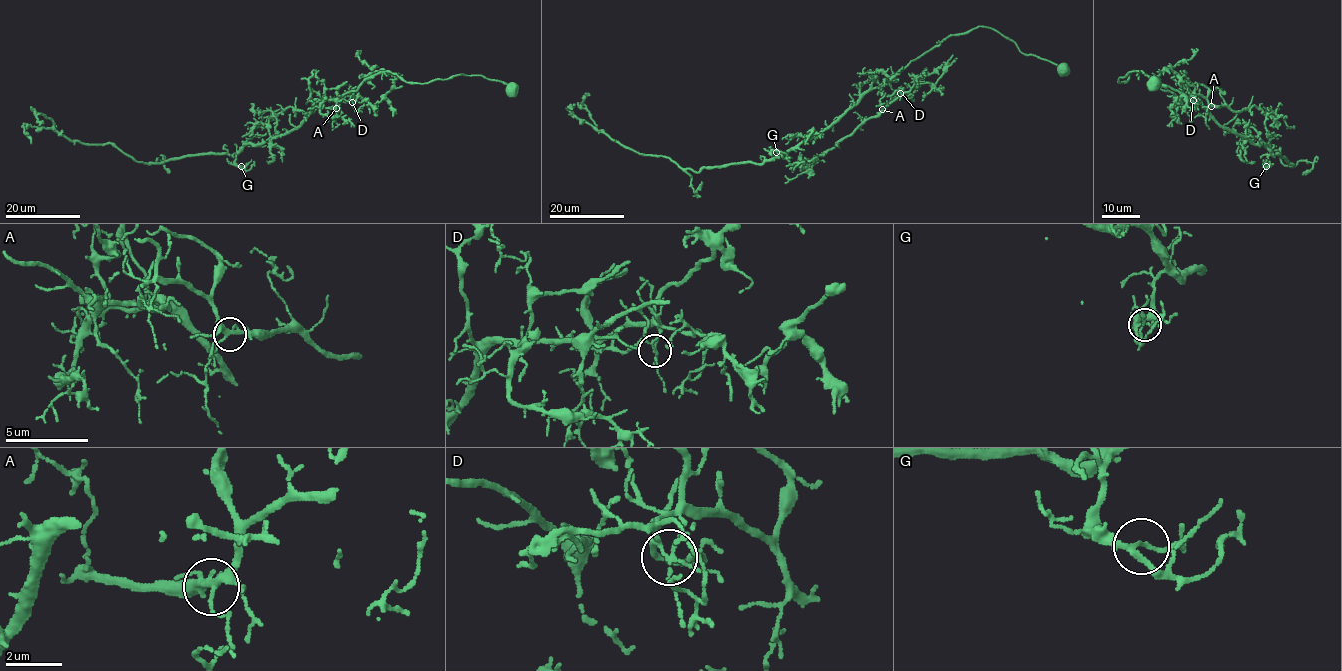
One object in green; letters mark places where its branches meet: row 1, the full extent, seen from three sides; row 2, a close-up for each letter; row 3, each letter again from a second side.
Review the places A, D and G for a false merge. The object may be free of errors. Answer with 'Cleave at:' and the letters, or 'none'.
Cleave at: D

